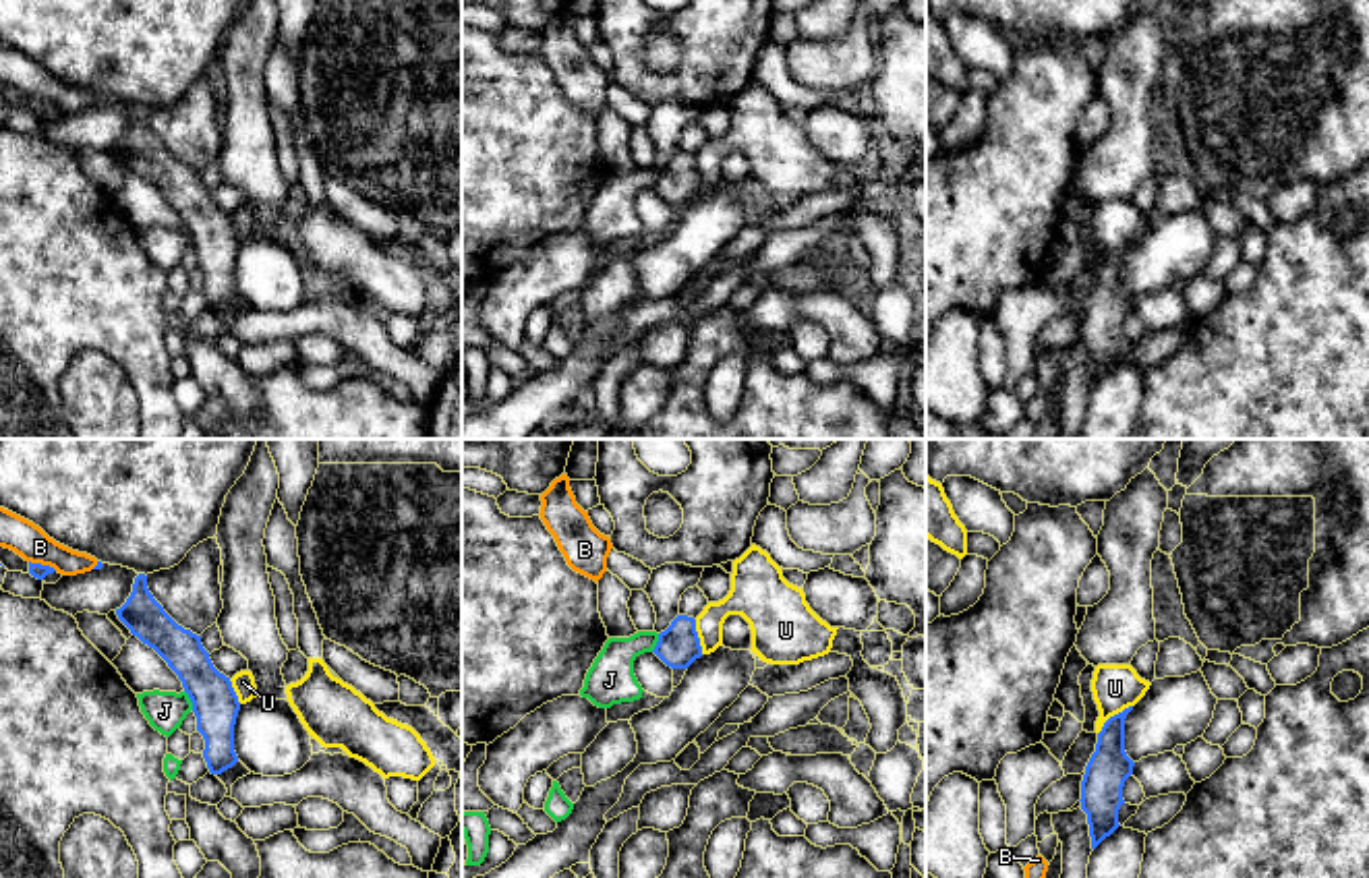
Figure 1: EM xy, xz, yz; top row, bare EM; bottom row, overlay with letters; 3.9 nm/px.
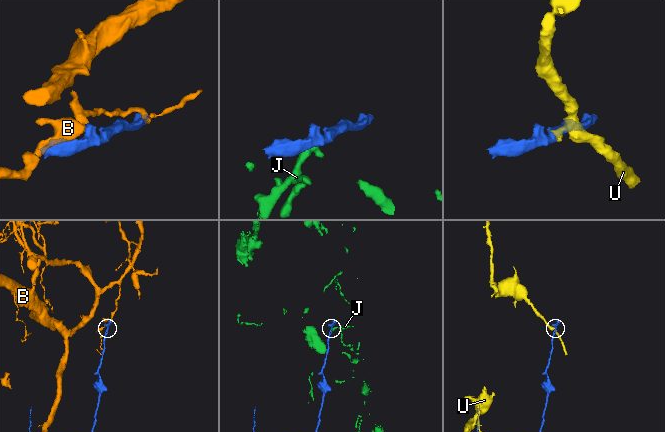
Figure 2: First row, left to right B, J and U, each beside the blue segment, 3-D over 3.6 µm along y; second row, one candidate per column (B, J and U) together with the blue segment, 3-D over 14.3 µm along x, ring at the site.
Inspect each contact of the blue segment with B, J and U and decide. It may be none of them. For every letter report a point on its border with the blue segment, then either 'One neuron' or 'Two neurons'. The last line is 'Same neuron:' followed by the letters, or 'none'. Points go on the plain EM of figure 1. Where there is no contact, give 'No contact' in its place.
B: Touches blue at xy (44, 102). Two neurons
J: Touches blue at xy (191, 237). Two neurons
U: Touches blue at yz (1115, 251). Two neurons
Same neuron: none

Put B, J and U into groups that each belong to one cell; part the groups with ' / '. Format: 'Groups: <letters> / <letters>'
Groups: B / J / U

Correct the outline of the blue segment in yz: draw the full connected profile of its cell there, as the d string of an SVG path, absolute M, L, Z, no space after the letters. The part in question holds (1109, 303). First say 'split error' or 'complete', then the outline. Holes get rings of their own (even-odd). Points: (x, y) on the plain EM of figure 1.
complete | M1133 242L1110 253L1098 269L1081 317L1081 346L1087 350L1091 385L1110 373L1118 360L1118 346L1125 340L1123 323L1133 311L1135 298L1125 288L1125 255Z

